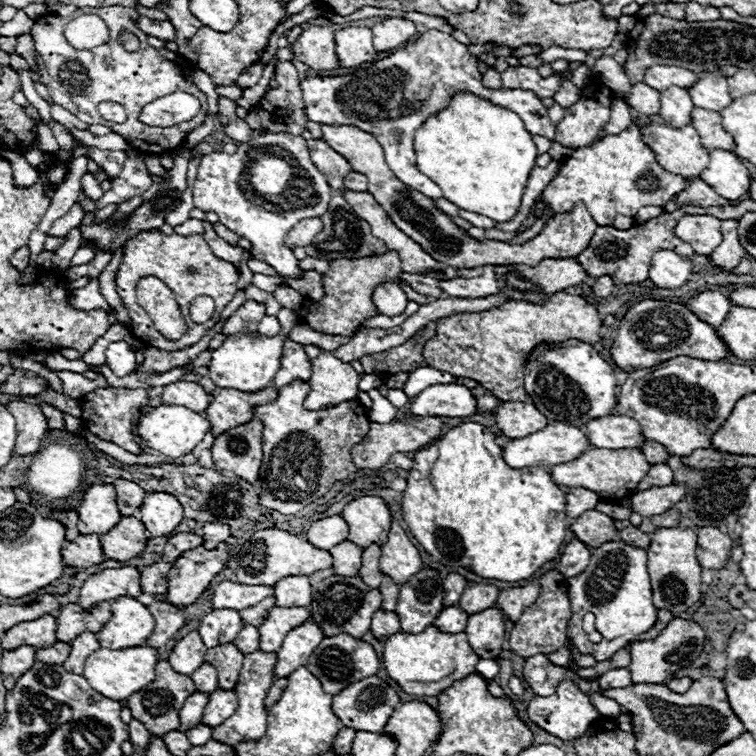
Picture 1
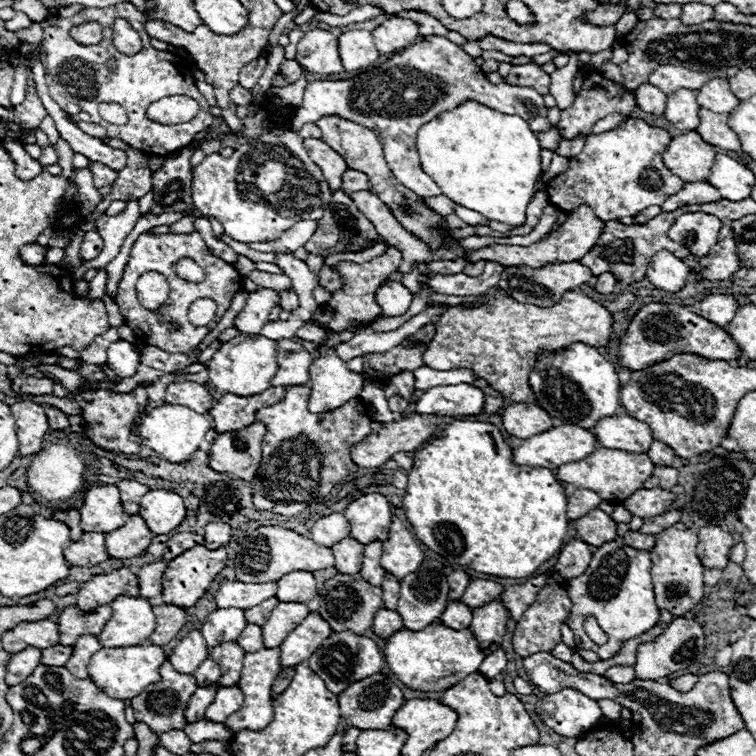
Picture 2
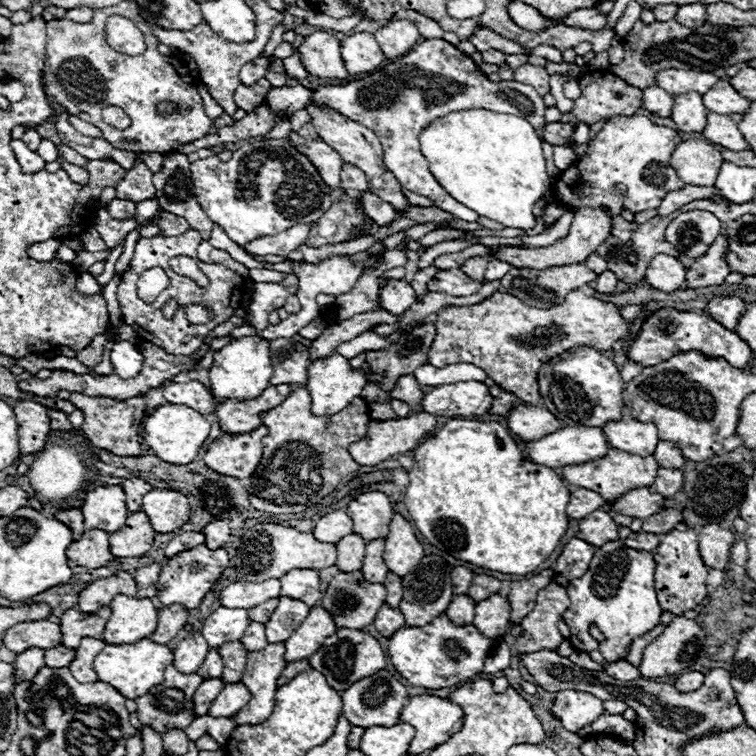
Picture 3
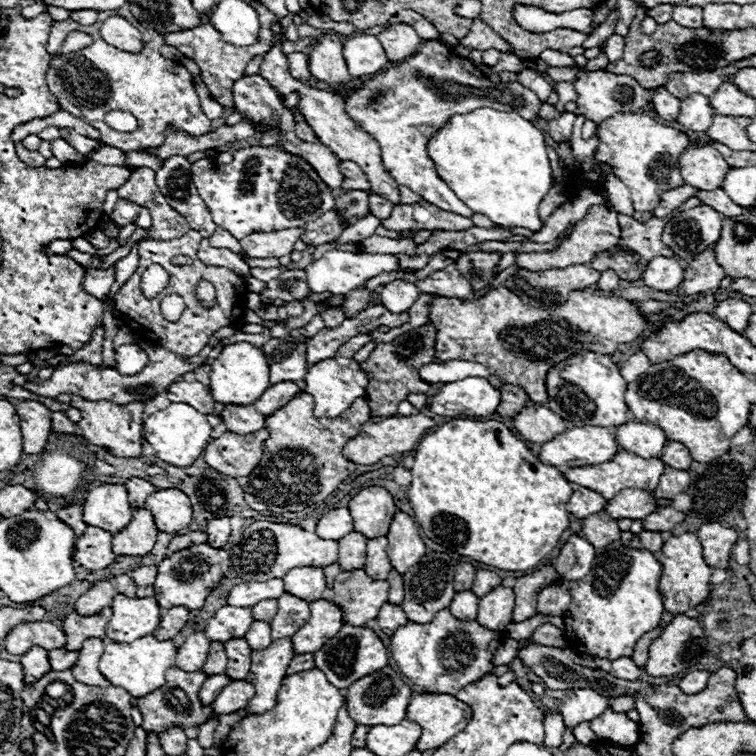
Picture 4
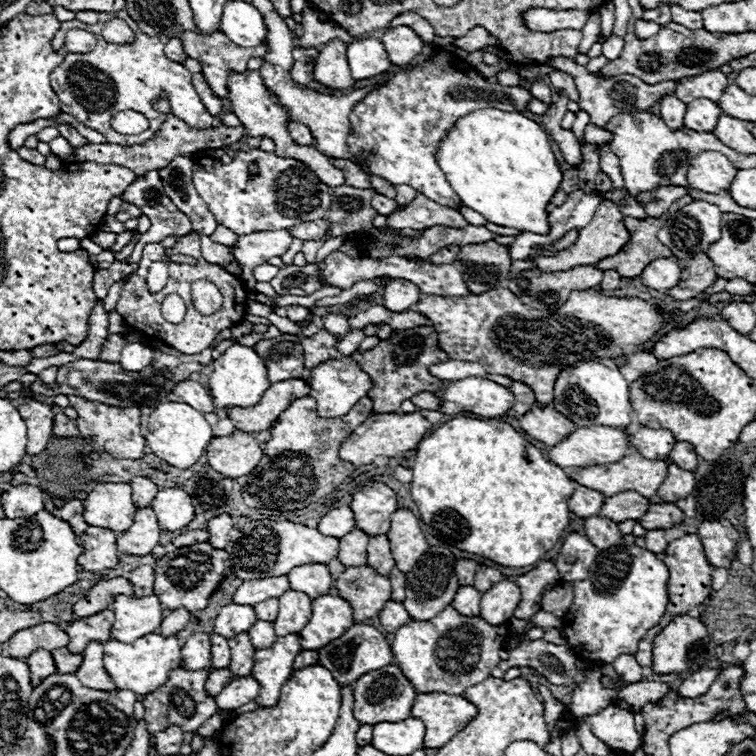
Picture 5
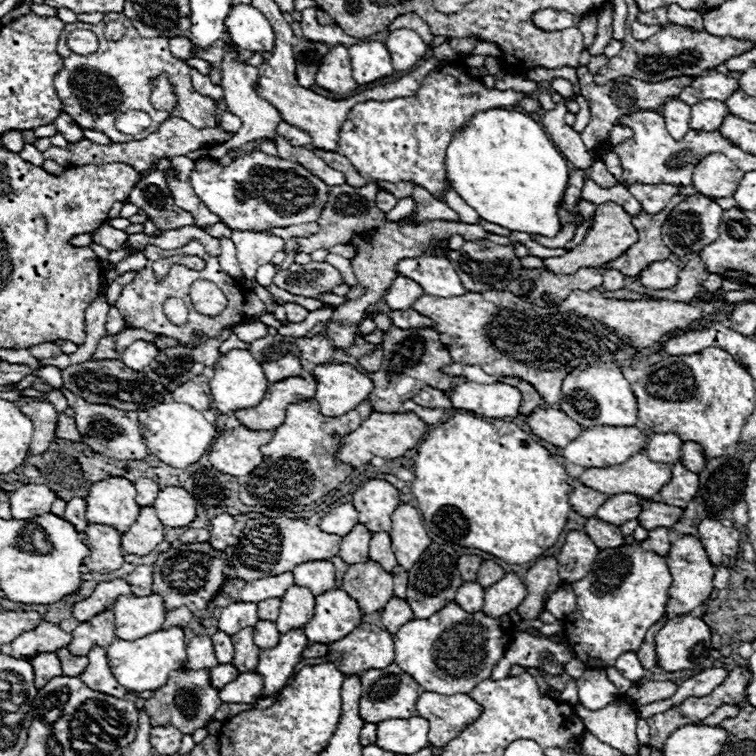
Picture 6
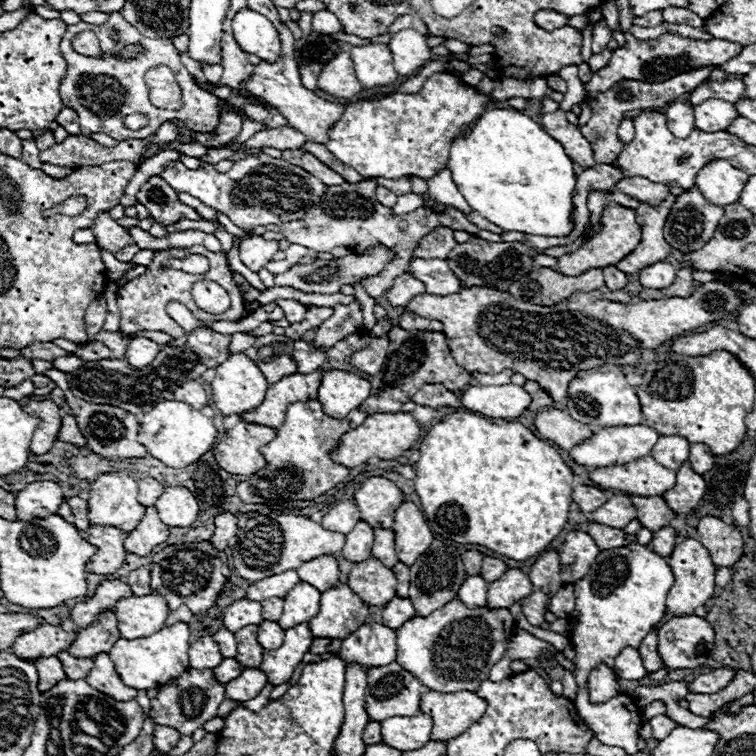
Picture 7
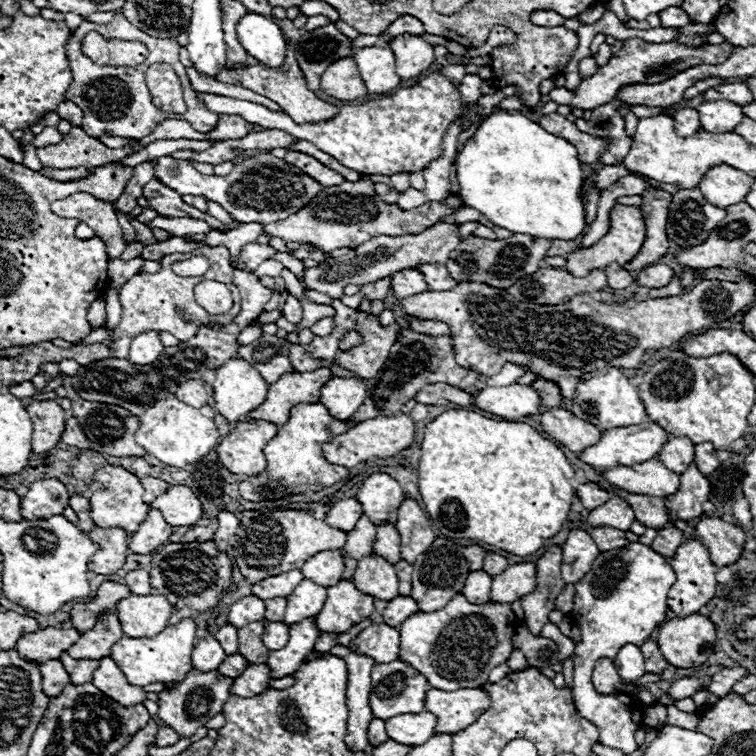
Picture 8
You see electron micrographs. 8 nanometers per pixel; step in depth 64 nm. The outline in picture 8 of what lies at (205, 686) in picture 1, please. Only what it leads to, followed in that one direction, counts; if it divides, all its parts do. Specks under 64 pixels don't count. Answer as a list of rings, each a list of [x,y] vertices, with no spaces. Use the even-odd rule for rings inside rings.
[[[222,626],[218,632],[216,632],[216,636],[214,636],[218,642],[220,642],[220,646],[224,648],[224,652],[230,656],[230,654],[236,654],[238,652],[238,630],[234,628],[234,626]]]

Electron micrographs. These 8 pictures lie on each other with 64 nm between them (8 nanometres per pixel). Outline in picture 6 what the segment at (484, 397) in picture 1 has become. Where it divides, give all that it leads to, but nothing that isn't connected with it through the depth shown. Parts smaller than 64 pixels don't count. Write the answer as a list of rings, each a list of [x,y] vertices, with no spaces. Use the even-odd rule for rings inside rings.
[[[520,382],[516,388],[522,394],[522,404],[520,404],[520,410],[518,410],[520,414],[530,414],[536,406],[544,406],[544,402],[542,402],[540,394],[534,390],[534,386],[530,386],[526,382]]]

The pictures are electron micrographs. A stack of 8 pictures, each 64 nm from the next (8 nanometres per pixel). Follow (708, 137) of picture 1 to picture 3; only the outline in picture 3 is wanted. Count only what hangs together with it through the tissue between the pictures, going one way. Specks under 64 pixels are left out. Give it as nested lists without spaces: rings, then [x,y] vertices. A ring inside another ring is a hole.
[[[708,112],[706,114],[706,128],[702,130],[702,136],[712,142],[720,144],[722,148],[728,150],[746,150],[748,144],[744,144],[744,138],[740,136],[736,128],[736,118],[734,116],[722,116]]]

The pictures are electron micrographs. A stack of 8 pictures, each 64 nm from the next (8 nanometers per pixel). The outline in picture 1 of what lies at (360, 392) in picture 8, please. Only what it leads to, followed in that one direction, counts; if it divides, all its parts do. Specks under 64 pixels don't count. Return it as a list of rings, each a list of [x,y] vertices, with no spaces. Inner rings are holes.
[[[324,352],[310,362],[310,394],[304,400],[304,406],[308,410],[324,410],[328,406],[356,398],[360,374],[356,374],[348,362],[340,362],[334,352]]]

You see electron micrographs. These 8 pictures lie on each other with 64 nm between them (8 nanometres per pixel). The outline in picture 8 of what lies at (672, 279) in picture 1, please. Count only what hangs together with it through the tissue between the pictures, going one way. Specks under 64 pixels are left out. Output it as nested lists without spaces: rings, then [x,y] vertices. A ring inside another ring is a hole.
[[[656,262],[656,264],[650,264],[644,270],[640,270],[636,282],[646,288],[662,288],[662,286],[668,286],[672,278],[674,278],[674,270],[668,264]]]

